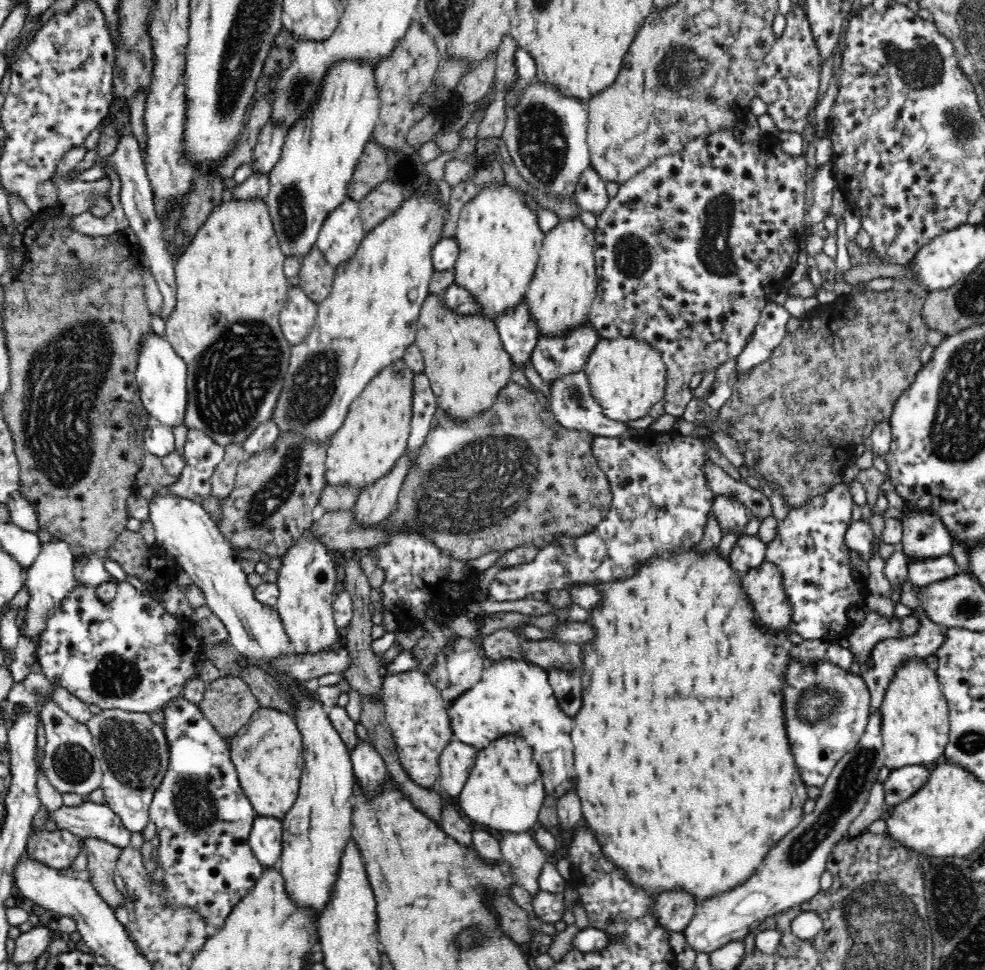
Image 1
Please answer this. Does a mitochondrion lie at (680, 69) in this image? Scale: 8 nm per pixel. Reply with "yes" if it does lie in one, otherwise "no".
yes

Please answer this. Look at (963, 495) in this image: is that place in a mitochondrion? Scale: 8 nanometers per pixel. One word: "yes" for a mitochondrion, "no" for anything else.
no

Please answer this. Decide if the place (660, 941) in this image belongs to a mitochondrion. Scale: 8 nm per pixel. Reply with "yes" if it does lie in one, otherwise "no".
no

